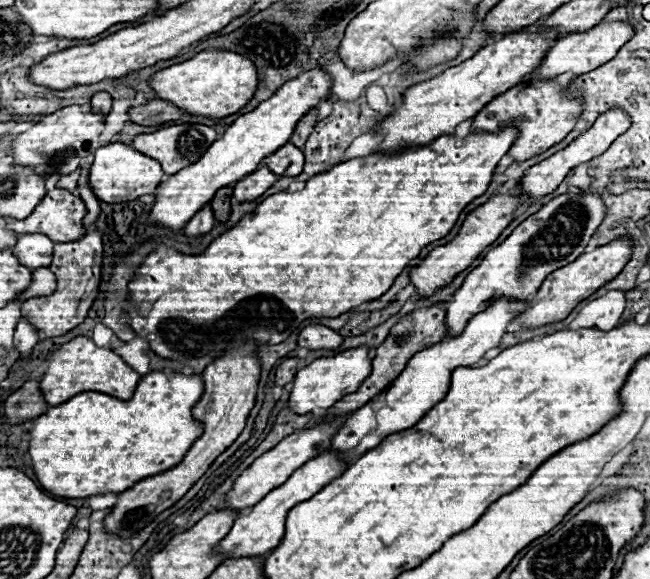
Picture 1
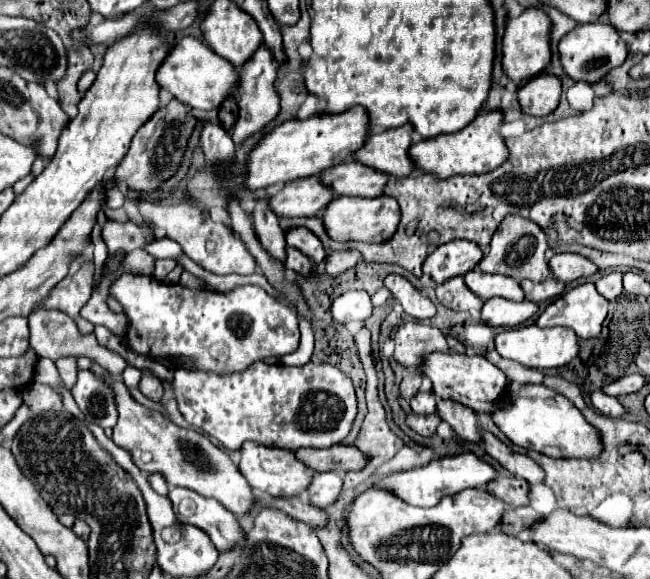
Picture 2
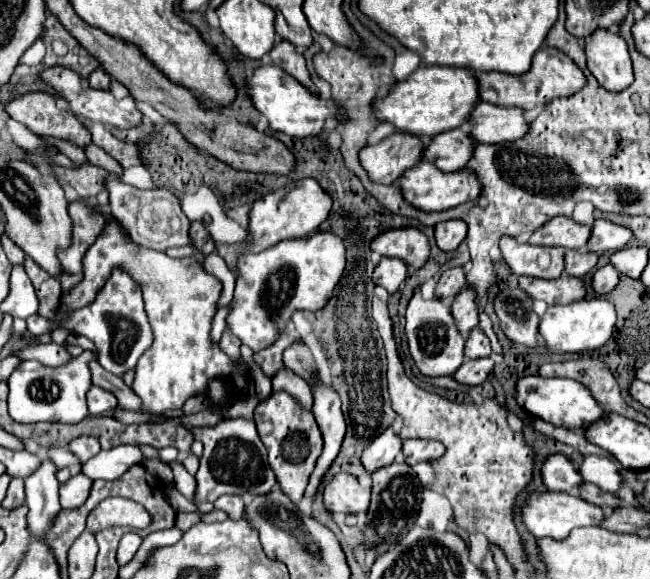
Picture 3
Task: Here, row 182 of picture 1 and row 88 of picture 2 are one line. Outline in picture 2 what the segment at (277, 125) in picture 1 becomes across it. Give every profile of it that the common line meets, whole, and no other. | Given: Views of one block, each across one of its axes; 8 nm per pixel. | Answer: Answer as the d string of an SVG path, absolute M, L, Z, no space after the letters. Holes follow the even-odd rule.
M192 36L178 40L156 72L156 82L160 84L160 88L168 90L176 100L184 102L186 106L198 110L218 110L218 106L232 94L236 80L238 74L234 72L232 64L228 64L214 50L210 50L210 46Z

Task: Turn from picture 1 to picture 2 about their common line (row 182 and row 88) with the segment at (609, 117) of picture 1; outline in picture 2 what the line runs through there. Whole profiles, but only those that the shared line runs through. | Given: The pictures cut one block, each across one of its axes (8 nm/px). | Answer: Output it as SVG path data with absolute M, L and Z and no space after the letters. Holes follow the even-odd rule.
M550 74L532 78L518 90L520 110L528 116L548 116L556 110L560 100L560 80Z

